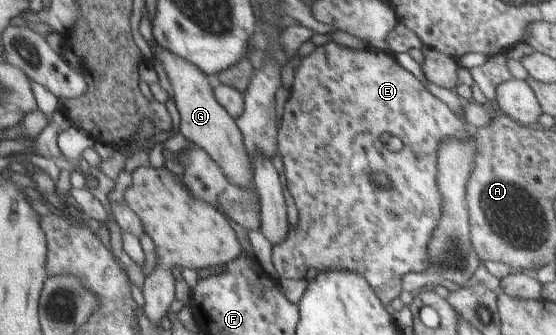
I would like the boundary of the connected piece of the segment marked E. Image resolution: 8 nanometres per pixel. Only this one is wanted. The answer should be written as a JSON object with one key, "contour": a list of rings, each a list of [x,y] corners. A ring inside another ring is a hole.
{"contour":[[[329,41],[316,47],[309,55],[298,61],[293,73],[293,83],[288,90],[290,97],[284,102],[283,113],[277,131],[277,147],[279,147],[279,155],[281,155],[283,165],[283,182],[293,198],[298,215],[294,229],[287,223],[288,230],[285,237],[272,245],[271,261],[279,278],[298,280],[305,277],[307,269],[315,269],[318,273],[343,271],[343,269],[359,271],[359,275],[367,275],[367,283],[371,283],[371,287],[375,287],[374,294],[379,295],[379,299],[383,299],[383,303],[389,305],[402,291],[401,277],[405,273],[425,271],[430,262],[427,242],[440,214],[440,193],[435,183],[437,144],[444,137],[466,140],[470,138],[470,135],[466,131],[461,118],[452,109],[447,109],[442,100],[431,92],[425,91],[423,86],[408,70],[405,71],[403,67],[399,67],[399,64],[395,63],[391,53],[371,47],[358,50]],[[381,133],[390,133],[398,137],[402,143],[400,151],[391,152],[387,150],[385,145],[379,142]]]}

